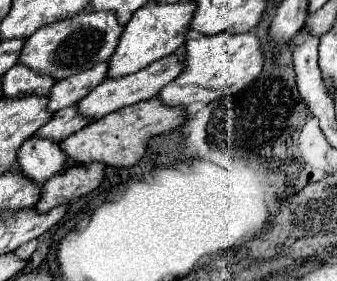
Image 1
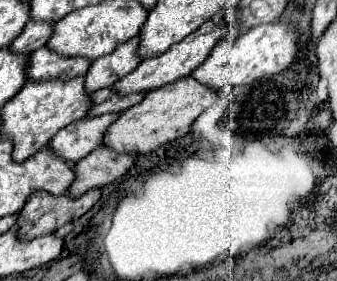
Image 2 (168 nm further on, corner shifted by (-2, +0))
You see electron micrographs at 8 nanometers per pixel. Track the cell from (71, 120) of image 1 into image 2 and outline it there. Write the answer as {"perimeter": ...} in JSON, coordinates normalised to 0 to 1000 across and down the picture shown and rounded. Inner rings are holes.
{"perimeter":[[[338,310],[285,324],[285,331],[273,331],[273,388],[267,388],[261,416],[285,416],[285,409],[309,409],[309,402],[362,402],[362,395],[386,388],[386,374],[409,374],[427,352],[427,338],[433,338],[433,324],[356,338],[356,331],[344,331]]]}

